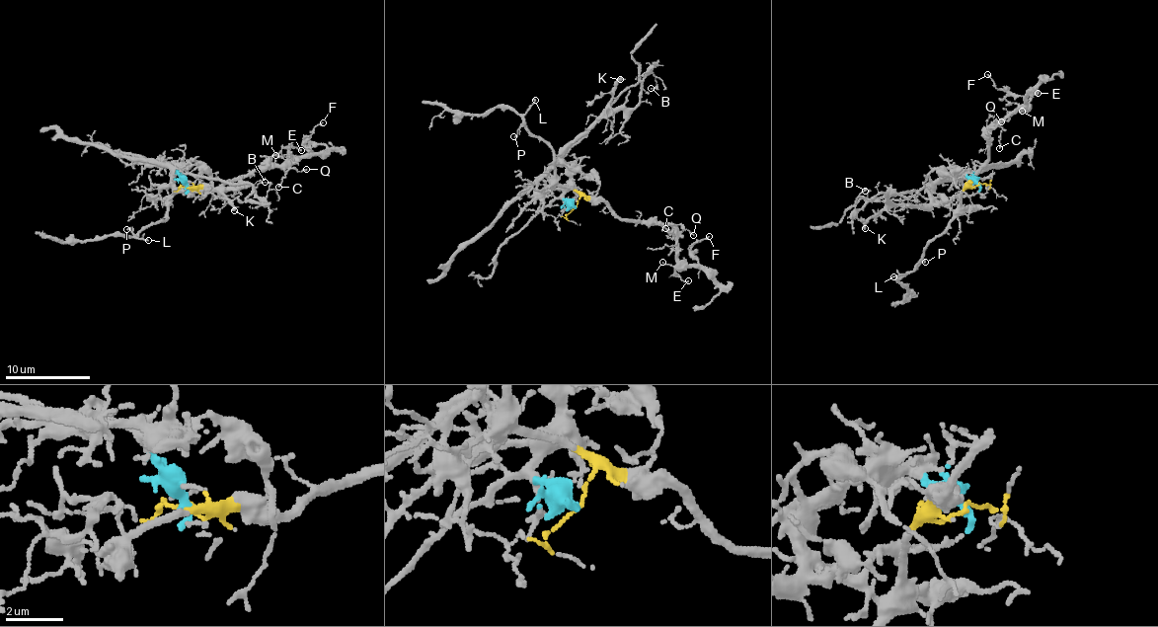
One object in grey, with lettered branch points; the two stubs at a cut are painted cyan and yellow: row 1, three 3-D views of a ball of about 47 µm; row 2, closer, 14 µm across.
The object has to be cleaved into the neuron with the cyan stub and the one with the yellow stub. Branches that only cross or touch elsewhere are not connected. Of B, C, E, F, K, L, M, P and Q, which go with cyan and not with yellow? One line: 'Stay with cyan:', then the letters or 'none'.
Stay with cyan: B, K

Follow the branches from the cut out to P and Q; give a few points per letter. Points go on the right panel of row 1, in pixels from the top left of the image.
P: (977, 183), (961, 195), (955, 219), (925, 252), (916, 268), (924, 263)
Q: (977, 183), (969, 187), (971, 178), (986, 159), (989, 128), (996, 128), (1000, 121)

